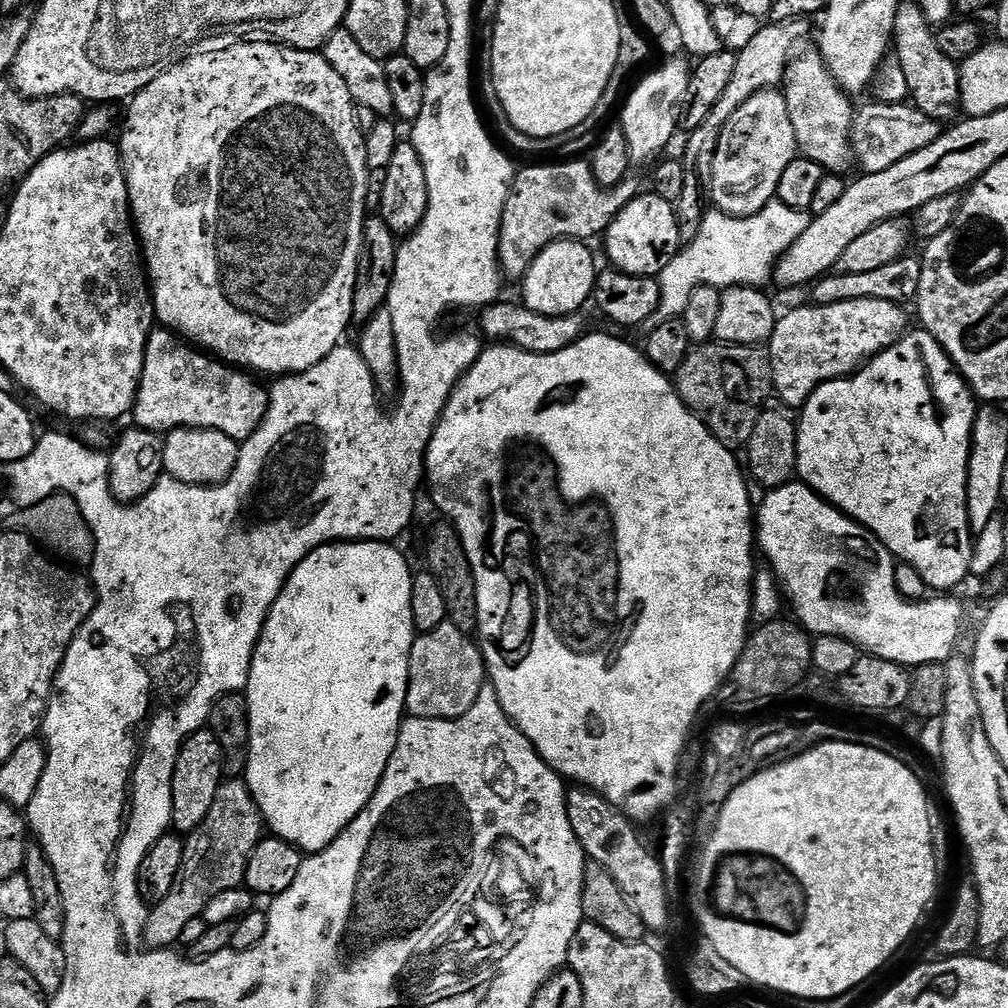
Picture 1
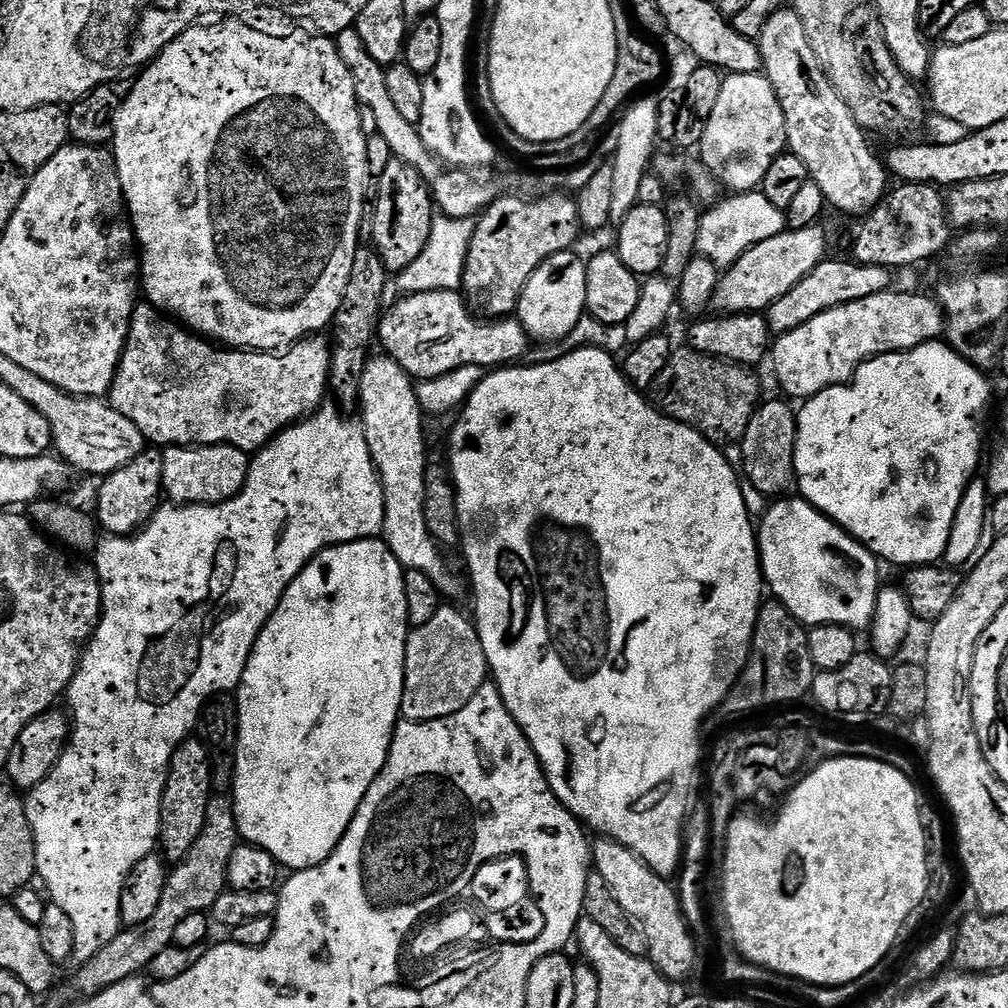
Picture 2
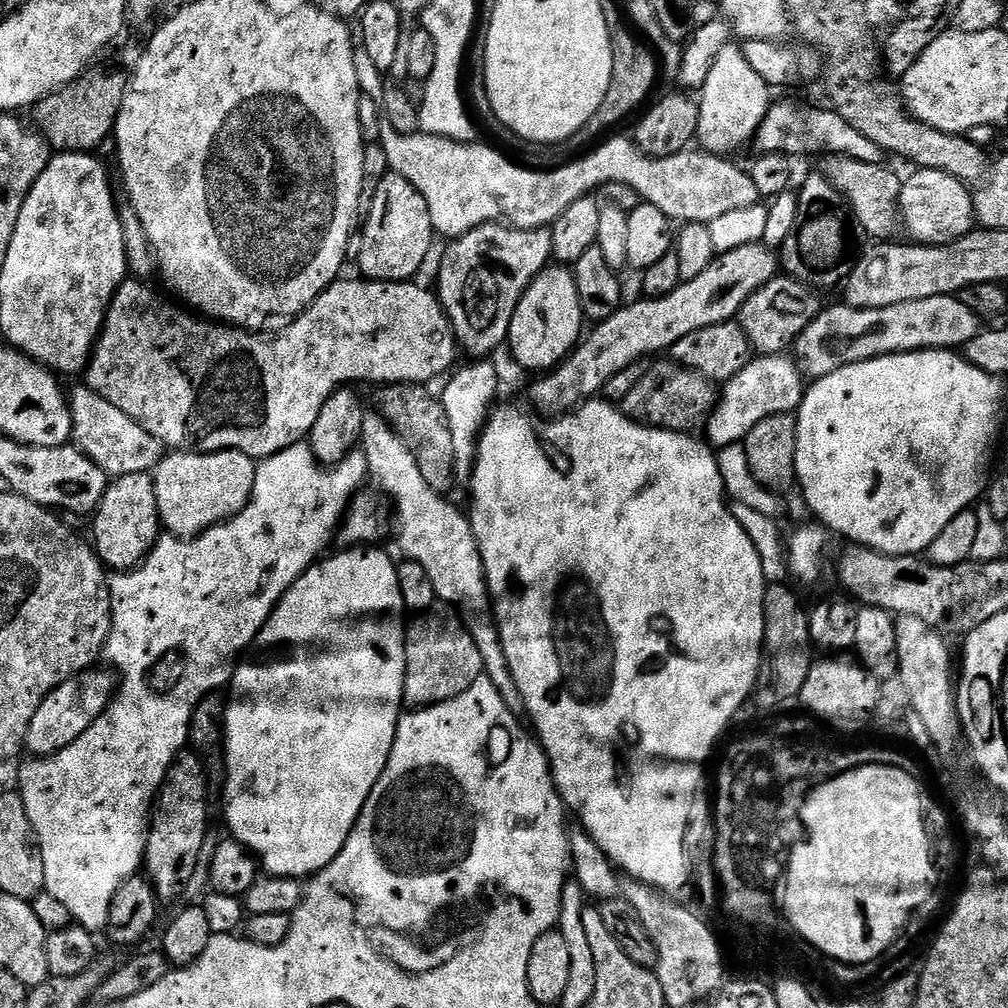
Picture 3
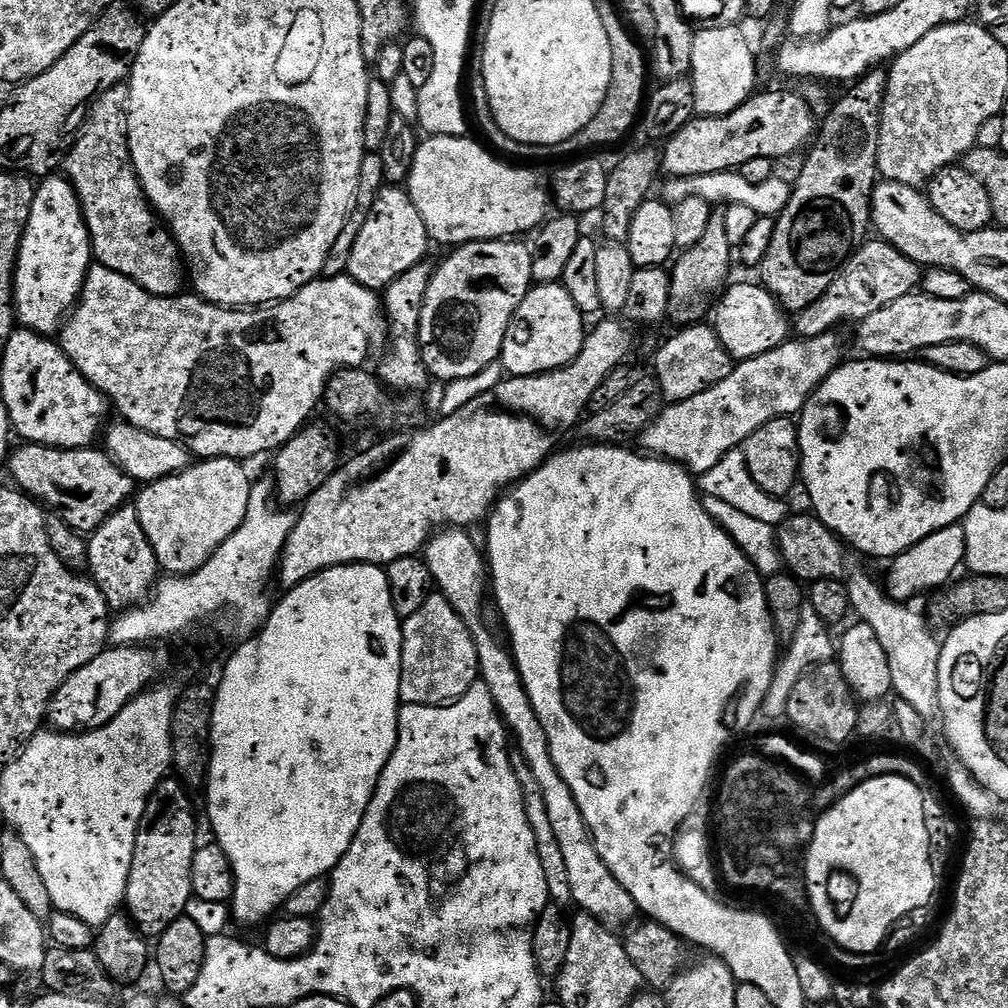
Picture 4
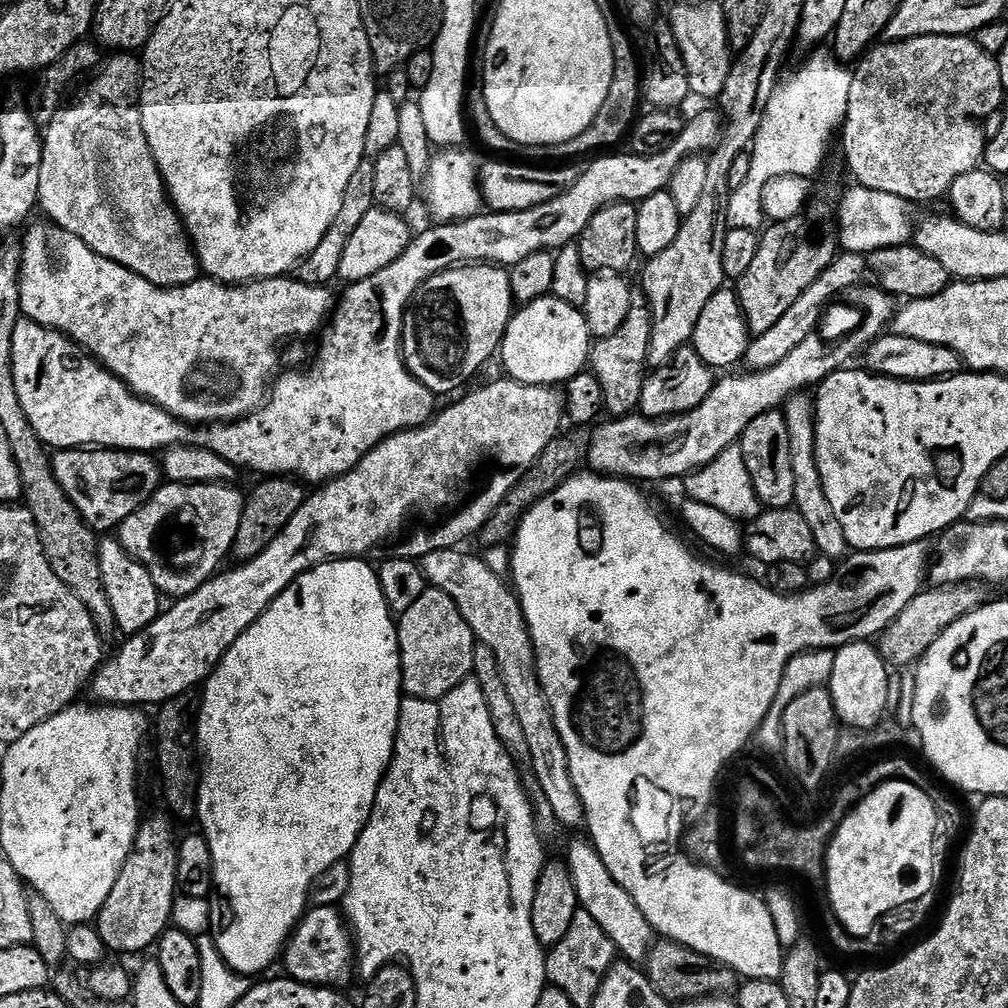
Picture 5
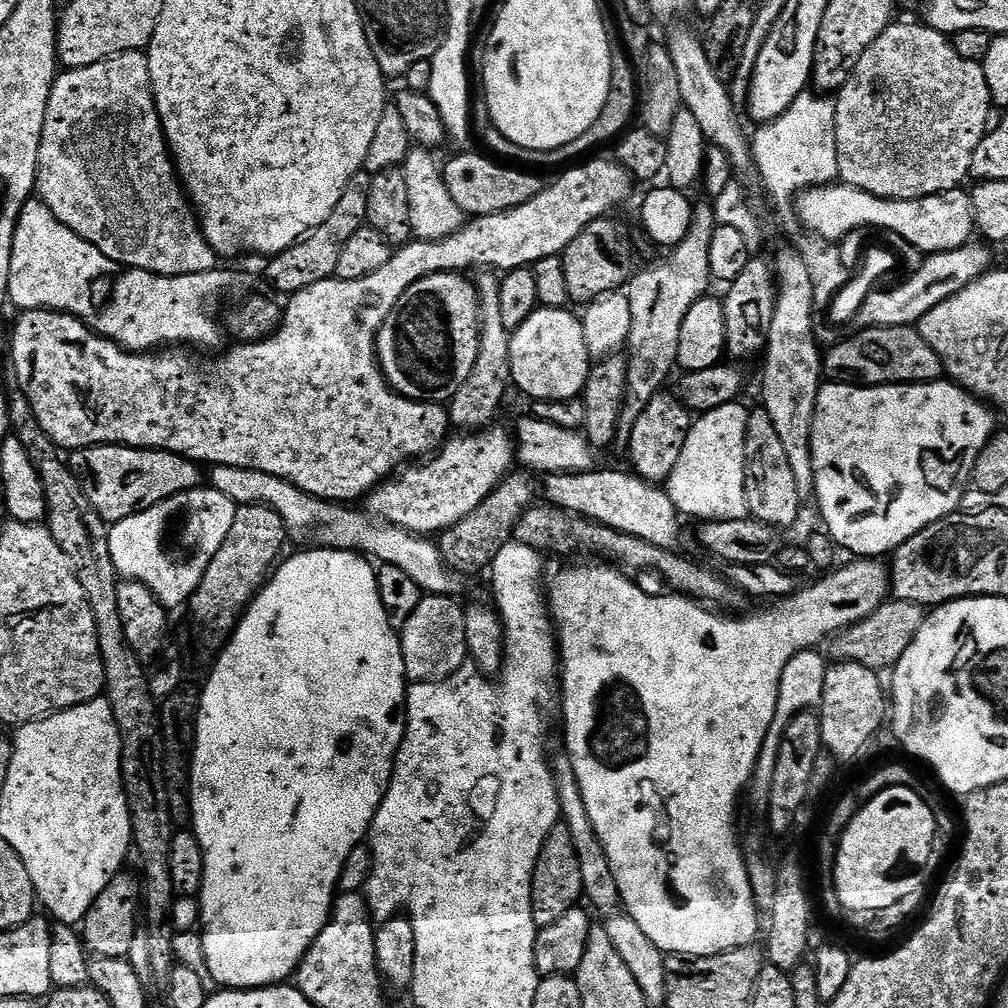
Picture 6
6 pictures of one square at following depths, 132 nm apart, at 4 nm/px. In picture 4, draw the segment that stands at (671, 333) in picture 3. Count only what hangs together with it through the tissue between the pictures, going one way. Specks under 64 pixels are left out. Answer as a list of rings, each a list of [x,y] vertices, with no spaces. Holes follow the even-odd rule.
[[[604,318],[596,329],[589,331],[584,338],[584,345],[579,354],[572,359],[564,368],[556,368],[553,372],[543,372],[537,376],[514,376],[504,378],[498,384],[498,398],[510,406],[516,408],[526,408],[532,412],[538,412],[546,422],[556,424],[561,430],[567,430],[581,423],[582,417],[585,415],[586,409],[593,403],[596,391],[602,386],[602,382],[606,379],[615,368],[621,367],[625,363],[624,360],[628,356],[628,351],[632,348],[632,332],[633,329],[627,323],[619,324],[619,319]]]

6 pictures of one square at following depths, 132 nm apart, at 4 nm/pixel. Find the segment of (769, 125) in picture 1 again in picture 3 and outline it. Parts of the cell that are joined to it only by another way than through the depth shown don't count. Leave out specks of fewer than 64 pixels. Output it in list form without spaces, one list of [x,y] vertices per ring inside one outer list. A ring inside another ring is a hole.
[[[729,42],[714,58],[714,66],[706,78],[706,86],[699,89],[700,121],[696,131],[699,147],[713,154],[732,154],[751,141],[766,118],[774,96],[768,84],[746,62],[743,47]]]

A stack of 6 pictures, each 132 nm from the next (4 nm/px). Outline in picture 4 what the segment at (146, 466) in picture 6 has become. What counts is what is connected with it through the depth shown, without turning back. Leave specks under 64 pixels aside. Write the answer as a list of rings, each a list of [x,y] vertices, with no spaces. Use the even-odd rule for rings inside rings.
[[[29,443],[20,447],[9,455],[6,465],[7,471],[12,471],[16,479],[15,487],[43,502],[49,509],[57,508],[59,518],[73,528],[80,524],[93,524],[99,528],[108,516],[127,505],[137,491],[138,484],[132,473],[113,460],[107,451],[95,452],[97,449],[92,446],[47,448],[44,444]]]

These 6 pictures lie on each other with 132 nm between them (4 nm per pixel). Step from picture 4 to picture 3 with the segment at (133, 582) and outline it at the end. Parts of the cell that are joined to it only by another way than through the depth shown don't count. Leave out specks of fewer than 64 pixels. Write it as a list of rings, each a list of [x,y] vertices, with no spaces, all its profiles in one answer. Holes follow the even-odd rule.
[[[143,472],[113,479],[93,513],[92,522],[90,540],[105,569],[119,574],[139,568],[162,535],[160,516],[157,514],[155,477]]]

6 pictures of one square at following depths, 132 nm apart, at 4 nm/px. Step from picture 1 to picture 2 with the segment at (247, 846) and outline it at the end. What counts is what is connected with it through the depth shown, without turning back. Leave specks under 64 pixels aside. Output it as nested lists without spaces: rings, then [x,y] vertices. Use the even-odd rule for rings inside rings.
[[[224,794],[213,795],[206,810],[202,834],[198,834],[198,842],[190,846],[184,859],[168,873],[166,890],[162,894],[158,910],[154,910],[154,914],[146,918],[146,922],[133,928],[125,927],[114,938],[114,942],[107,944],[93,960],[80,966],[72,980],[72,988],[77,992],[77,997],[96,996],[118,982],[139,977],[152,965],[154,958],[162,954],[162,950],[173,944],[174,930],[178,930],[183,920],[190,918],[190,914],[195,912],[207,913],[211,910],[219,896],[226,891],[230,854],[234,854],[239,843],[240,831],[231,799]]]

